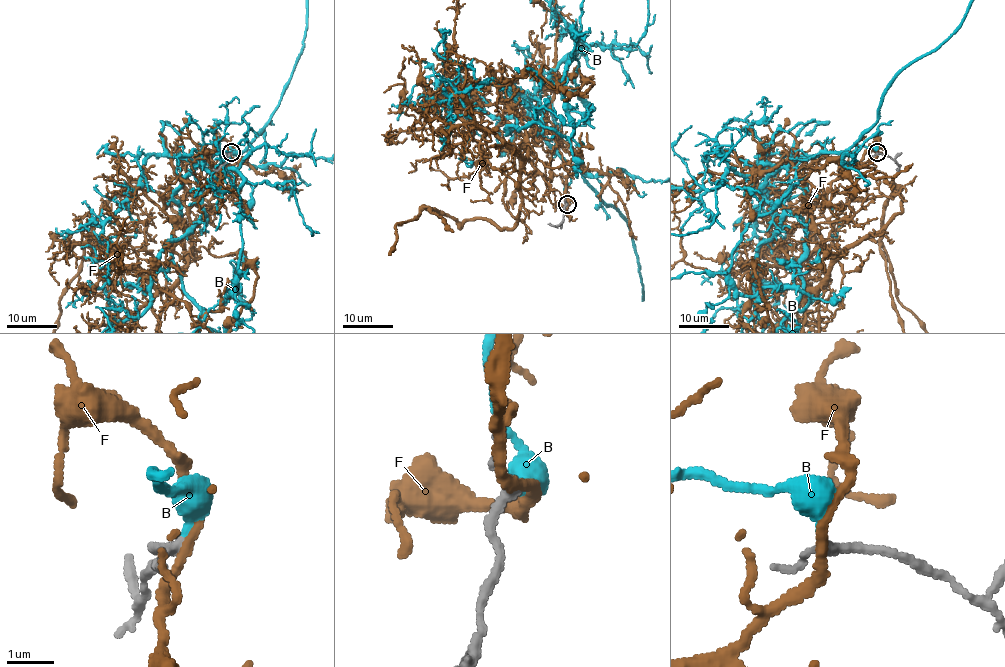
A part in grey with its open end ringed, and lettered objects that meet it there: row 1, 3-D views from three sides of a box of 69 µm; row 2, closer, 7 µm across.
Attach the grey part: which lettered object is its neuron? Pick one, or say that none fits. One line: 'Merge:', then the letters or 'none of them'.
Merge: B

